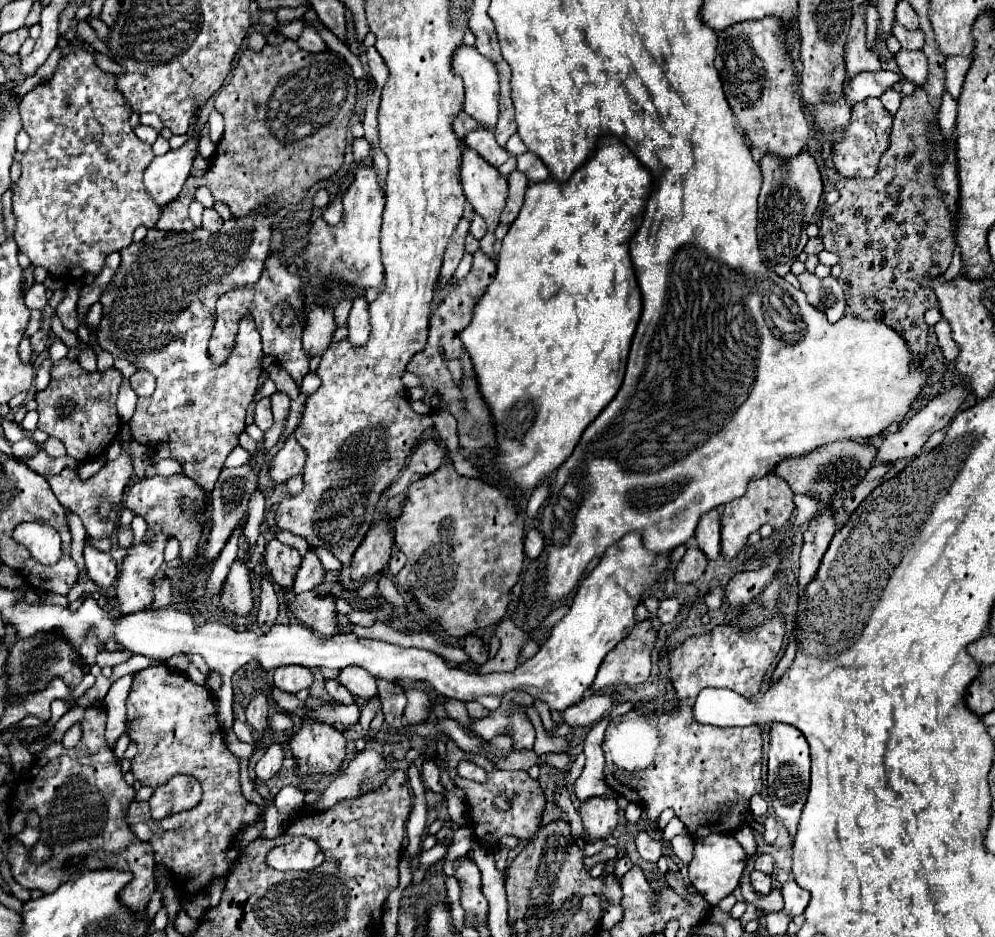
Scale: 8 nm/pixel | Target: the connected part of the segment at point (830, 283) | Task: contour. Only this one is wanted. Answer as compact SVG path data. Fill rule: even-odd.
M801 273L797 275L799 283L801 283L801 291L807 295L807 301L813 307L819 307L819 311L823 311L829 319L829 323L837 323L837 319L841 319L845 315L845 297L843 297L843 289L839 285L839 281L835 277L825 277L819 279L813 273Z

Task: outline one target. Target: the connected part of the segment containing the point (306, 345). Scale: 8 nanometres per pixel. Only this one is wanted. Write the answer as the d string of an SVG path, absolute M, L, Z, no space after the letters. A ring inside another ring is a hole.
M321 307L311 309L309 325L303 331L303 349L309 359L323 355L327 351L335 329L337 327L335 327L331 309L321 309Z

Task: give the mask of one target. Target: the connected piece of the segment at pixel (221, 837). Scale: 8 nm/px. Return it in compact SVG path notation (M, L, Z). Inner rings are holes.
M165 665L147 667L135 675L127 699L127 721L129 739L137 741L139 755L133 757L131 771L142 785L153 789L177 773L193 775L203 785L203 801L199 807L169 815L161 821L151 819L147 803L131 801L125 819L141 841L153 845L155 861L179 875L187 887L183 891L195 895L207 889L213 877L227 875L239 863L239 859L229 861L227 851L235 835L259 819L261 809L241 795L239 759L223 741L211 693L203 685L189 681L183 673Z

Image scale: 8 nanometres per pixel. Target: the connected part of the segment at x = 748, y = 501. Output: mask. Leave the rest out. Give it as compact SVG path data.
M769 471L763 479L753 479L749 483L749 489L743 497L733 499L731 503L721 507L721 551L725 559L735 557L747 543L747 537L753 531L759 531L761 525L769 523L773 529L781 529L789 523L791 515L795 511L793 503L793 491L775 475L775 471Z

